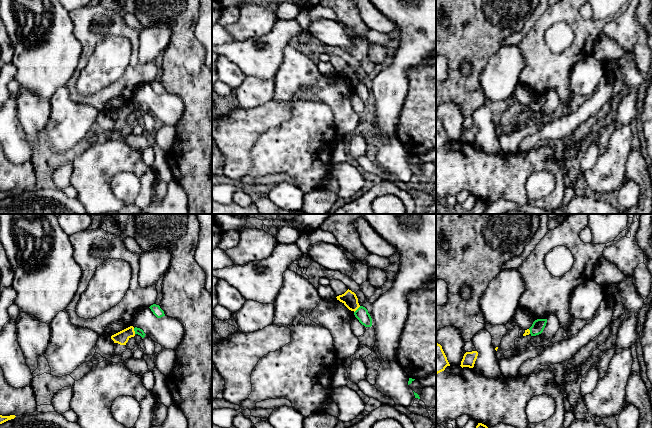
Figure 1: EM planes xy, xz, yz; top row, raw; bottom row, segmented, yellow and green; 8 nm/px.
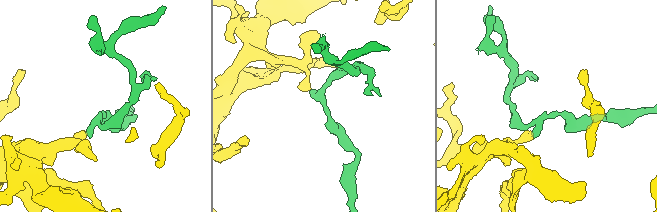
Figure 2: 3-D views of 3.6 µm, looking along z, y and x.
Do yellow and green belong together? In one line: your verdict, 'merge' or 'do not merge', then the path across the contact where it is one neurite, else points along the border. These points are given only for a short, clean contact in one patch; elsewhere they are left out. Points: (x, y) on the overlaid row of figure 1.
do not merge; border along xz (360, 306), (354, 312)

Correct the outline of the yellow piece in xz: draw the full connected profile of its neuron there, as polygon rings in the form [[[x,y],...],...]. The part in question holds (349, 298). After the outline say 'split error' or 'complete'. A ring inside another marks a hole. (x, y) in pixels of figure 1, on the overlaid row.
[[[349,289],[344,294],[339,295],[336,298],[351,311],[355,312],[360,307],[356,294]]]; complete

